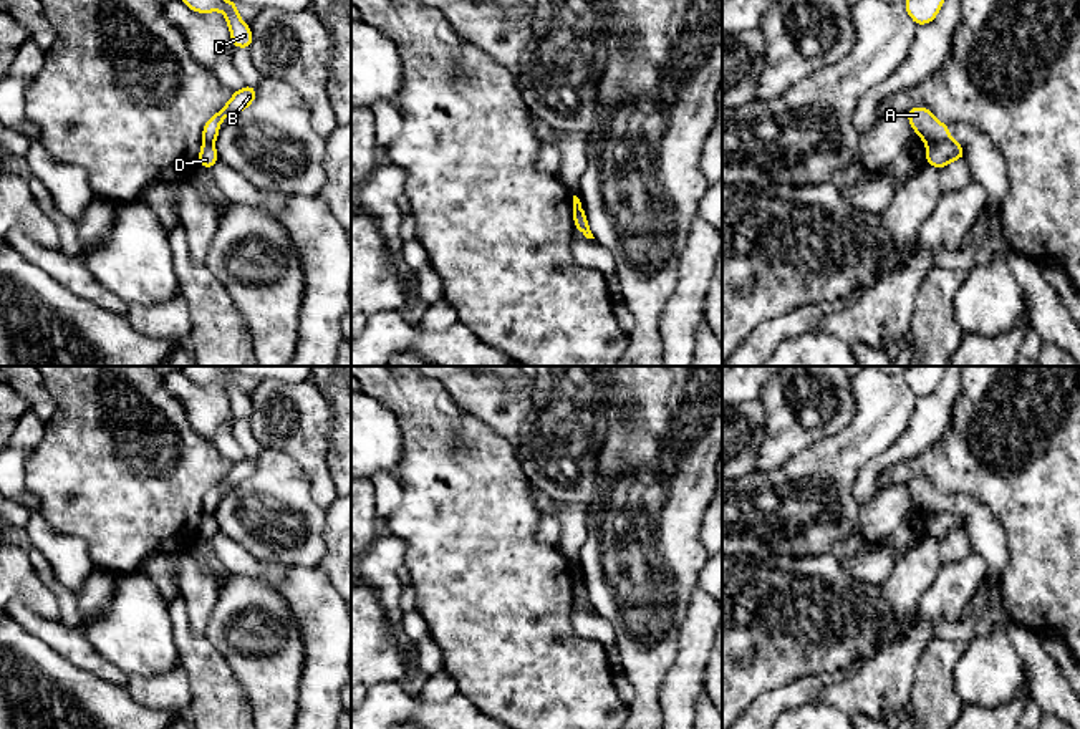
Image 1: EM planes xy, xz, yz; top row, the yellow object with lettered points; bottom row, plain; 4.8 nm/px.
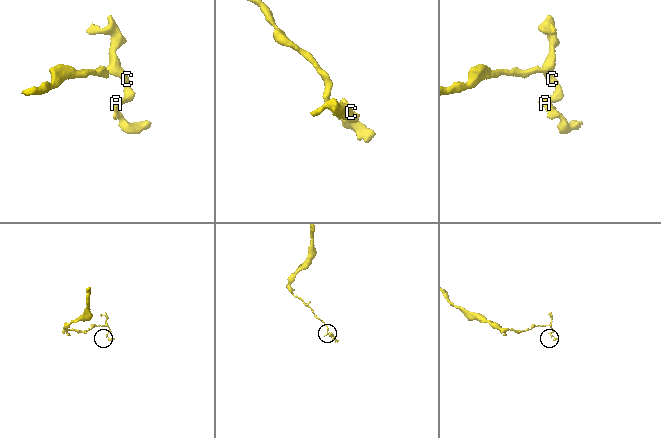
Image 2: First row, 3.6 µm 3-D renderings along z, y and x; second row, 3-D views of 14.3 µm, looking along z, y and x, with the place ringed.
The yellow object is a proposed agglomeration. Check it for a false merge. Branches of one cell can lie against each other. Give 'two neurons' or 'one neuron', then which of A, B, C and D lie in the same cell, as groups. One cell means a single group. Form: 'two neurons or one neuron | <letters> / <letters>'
two neurons | A B C / D

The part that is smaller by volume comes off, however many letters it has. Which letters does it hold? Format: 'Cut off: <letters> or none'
Cut off: D

